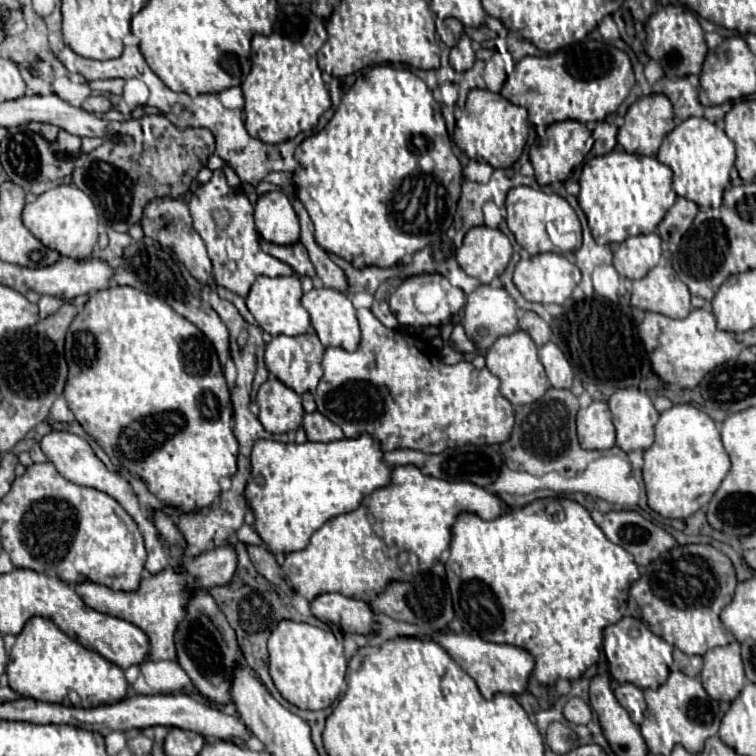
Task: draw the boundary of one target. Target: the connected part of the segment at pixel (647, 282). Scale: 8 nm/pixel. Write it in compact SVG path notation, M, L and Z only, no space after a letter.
M658 265L648 271L644 279L638 279L632 283L632 305L644 311L654 311L672 319L684 319L690 311L690 291L688 287L674 275L674 269L670 265Z

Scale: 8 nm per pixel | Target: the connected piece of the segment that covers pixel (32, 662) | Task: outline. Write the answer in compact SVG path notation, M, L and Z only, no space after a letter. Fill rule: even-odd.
M32 617L24 625L10 651L10 661L6 675L10 687L22 697L46 703L66 703L68 691L76 691L84 707L98 707L118 703L128 695L128 681L116 663L82 647L44 617Z

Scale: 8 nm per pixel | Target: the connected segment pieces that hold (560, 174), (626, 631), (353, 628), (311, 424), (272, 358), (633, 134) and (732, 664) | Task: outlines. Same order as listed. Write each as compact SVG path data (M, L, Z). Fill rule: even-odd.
M560 121L560 123L552 123L546 129L546 137L542 141L536 141L530 147L530 163L536 171L536 181L538 185L550 185L556 181L566 181L574 169L583 165L586 155L591 150L594 139L591 131L585 124L578 121Z
M624 617L614 625L608 625L604 629L604 655L608 661L610 675L616 683L632 683L638 689L658 689L660 687L660 675L658 665L664 665L662 657L654 651L654 647L662 645L662 639L656 637L652 631L648 633L648 627L634 617ZM636 627L640 631L638 637L630 635L630 629Z
M322 593L310 601L310 609L322 623L336 625L342 631L370 633L374 625L370 605L342 593Z
M318 411L304 415L304 429L310 441L320 441L320 443L328 443L328 441L338 441L344 439L342 429L336 423L330 423L330 419L326 419L324 415L320 415Z
M304 333L296 337L278 335L266 345L266 369L272 375L276 375L286 387L294 389L298 395L306 391L314 393L318 381L322 379L322 365L320 365L322 355L324 355L324 347L316 333Z
M650 95L634 101L624 115L618 143L628 153L656 155L662 139L674 129L674 111L664 95Z
M738 641L726 647L714 647L704 655L702 687L712 699L732 701L746 683Z

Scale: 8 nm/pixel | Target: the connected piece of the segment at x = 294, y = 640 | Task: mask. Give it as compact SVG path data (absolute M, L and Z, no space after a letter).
M282 621L268 639L270 677L280 695L300 709L326 709L342 693L342 679L346 675L344 647L332 631L296 621Z

